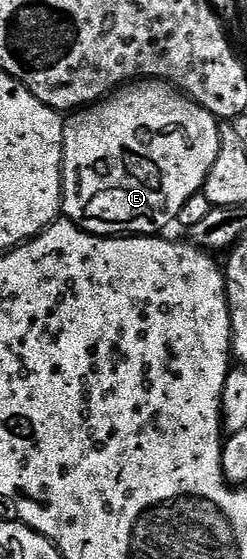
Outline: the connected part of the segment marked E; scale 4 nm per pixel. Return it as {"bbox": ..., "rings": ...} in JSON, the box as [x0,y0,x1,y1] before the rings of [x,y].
{"bbox":[63,81,221,237],"rings":[[[134,81],[110,94],[108,97],[90,105],[82,107],[65,119],[63,133],[63,215],[68,222],[77,224],[87,233],[104,235],[106,237],[153,237],[170,222],[176,220],[180,210],[188,199],[198,194],[204,188],[207,173],[211,173],[211,165],[215,165],[215,157],[219,157],[221,144],[221,128],[219,120],[207,109],[193,102],[188,95],[177,90],[176,87],[164,81]]]}

